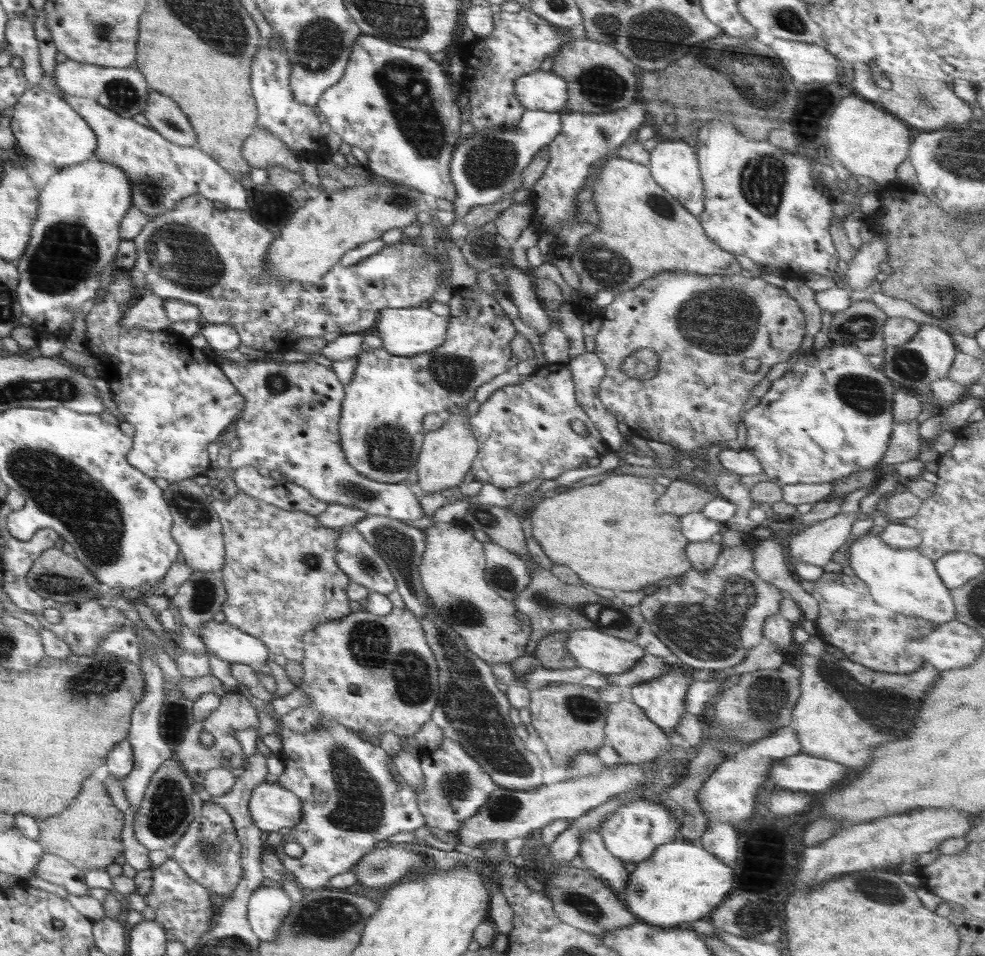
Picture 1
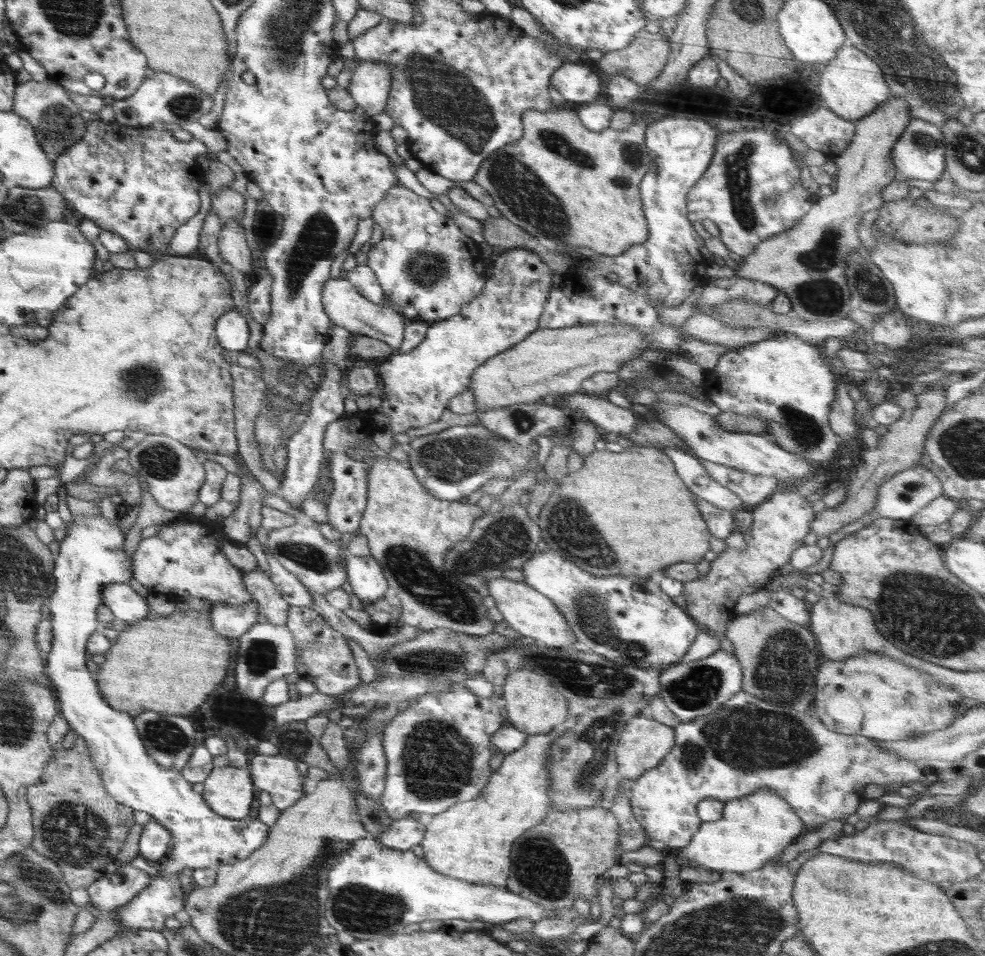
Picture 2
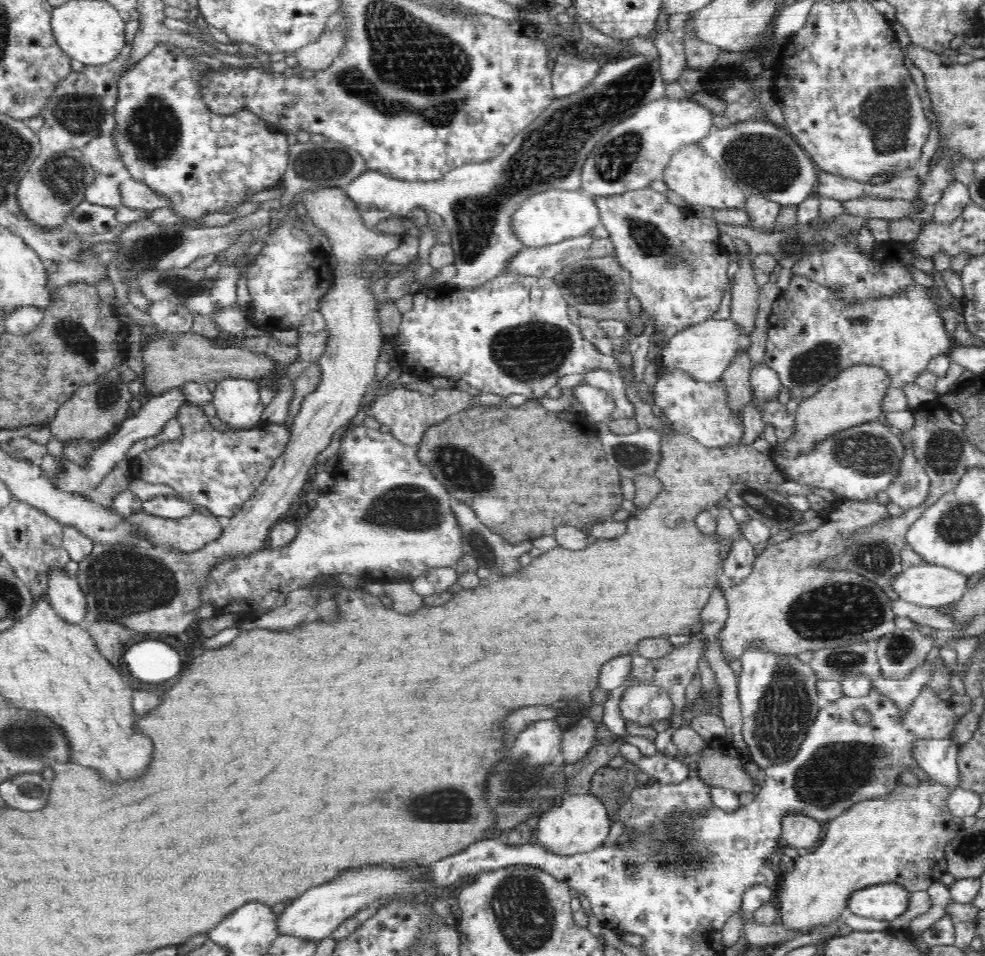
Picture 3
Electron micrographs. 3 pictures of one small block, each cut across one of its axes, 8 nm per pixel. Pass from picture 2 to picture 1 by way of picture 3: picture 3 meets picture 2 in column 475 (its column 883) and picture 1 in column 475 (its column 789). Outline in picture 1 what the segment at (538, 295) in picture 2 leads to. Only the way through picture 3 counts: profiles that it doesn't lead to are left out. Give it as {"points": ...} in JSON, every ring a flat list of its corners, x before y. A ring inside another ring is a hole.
{"points":[[480,271,475,286,457,288,448,305,448,328,446,342,430,352,414,356,394,356,387,350,368,350,361,352,356,359,358,364,352,380,344,385,345,400,341,405,339,423,340,447,347,464,360,472,362,476,388,484,407,480,409,472,414,469,423,438,426,434,423,428,425,417,430,414,443,414,456,405,468,404,473,401,475,390,492,380,498,374,508,372,520,361,512,352,510,341,518,332,512,320,495,298,498,282,486,271]]}

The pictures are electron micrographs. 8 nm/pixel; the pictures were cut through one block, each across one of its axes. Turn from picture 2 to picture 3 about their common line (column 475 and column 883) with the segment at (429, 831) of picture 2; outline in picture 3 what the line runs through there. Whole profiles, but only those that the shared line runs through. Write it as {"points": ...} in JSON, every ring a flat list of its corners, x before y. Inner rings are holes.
{"points":[[931,779,929,782,919,781,917,786,902,784,884,798,853,804,840,816,830,819,820,846,814,852,802,852,796,857,794,869,784,874,784,884,776,888,782,925,790,931,806,933,820,924,834,923,847,910,854,892,876,884,894,883,913,893,926,891,933,882,939,882,947,874,944,850,963,828,963,819,949,814,947,800,952,791,952,787]]}

